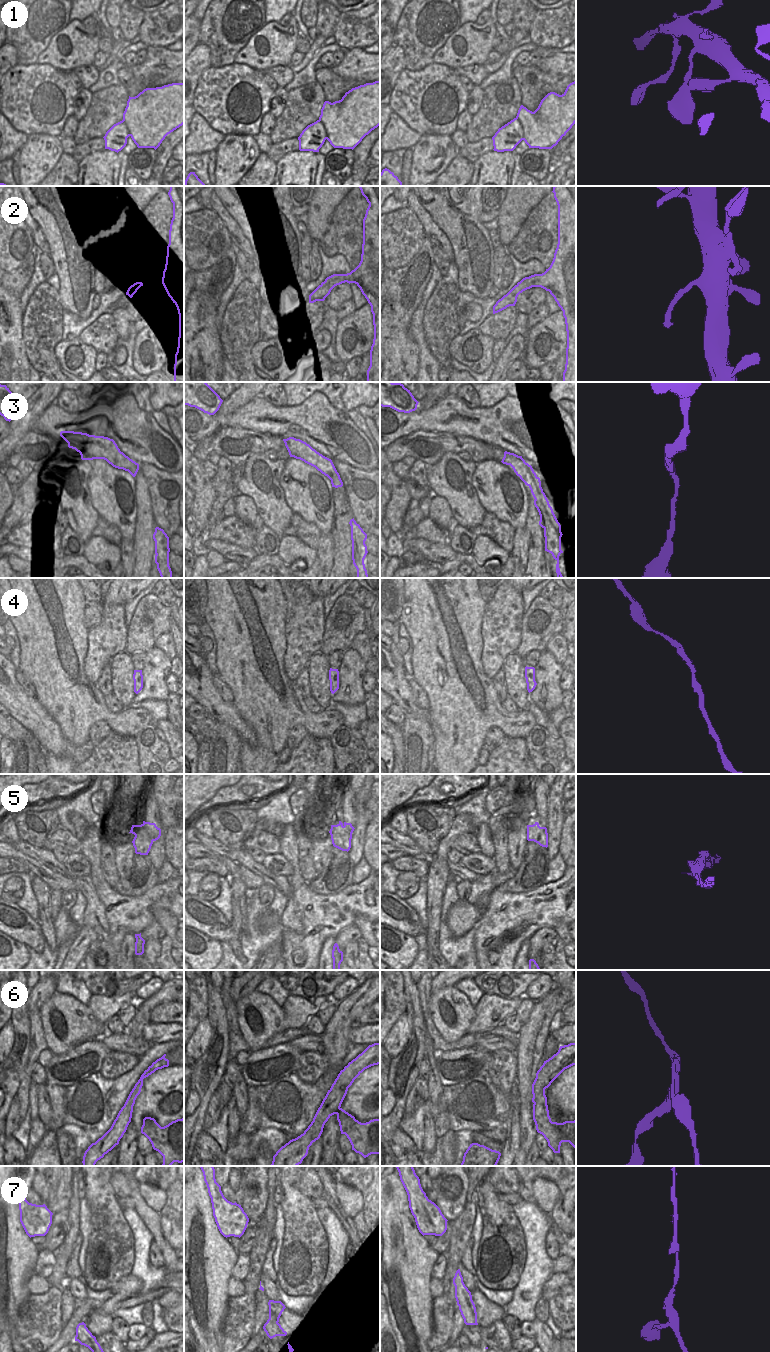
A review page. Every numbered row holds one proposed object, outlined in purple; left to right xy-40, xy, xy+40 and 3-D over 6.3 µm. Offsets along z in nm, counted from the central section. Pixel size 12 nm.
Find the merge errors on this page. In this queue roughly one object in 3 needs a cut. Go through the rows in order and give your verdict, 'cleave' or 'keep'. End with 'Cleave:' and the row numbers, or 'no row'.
1: keep
2: cleave
3: keep
4: keep
5: cleave
6: cleave
7: keep
Cleave: 2, 5, 6

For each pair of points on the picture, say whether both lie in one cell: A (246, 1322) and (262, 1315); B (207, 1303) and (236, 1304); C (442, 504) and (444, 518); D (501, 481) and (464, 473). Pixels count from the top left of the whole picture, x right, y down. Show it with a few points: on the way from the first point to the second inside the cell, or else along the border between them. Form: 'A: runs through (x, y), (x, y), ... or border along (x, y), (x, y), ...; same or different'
A: border along (254, 1295), (255, 1327), (253, 1334); different
B: border along (230, 1296), (222, 1327); different
C: runs through (442, 507), (442, 515); same
D: border along (476, 463), (473, 485), (479, 498); different

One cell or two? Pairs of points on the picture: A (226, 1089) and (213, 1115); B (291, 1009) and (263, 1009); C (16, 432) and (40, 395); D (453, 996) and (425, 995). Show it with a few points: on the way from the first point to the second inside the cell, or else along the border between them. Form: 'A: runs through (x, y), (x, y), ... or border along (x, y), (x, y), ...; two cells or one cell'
A: runs through (221, 1095), (214, 1102), (213, 1109); one cell
B: border along (281, 1006), (284, 1012), (285, 1029); two cells
C: runs through (26, 423), (31, 422), (31, 410), (36, 405); one cell
D: border along (430, 994), (429, 1011), (432, 1018); two cells

